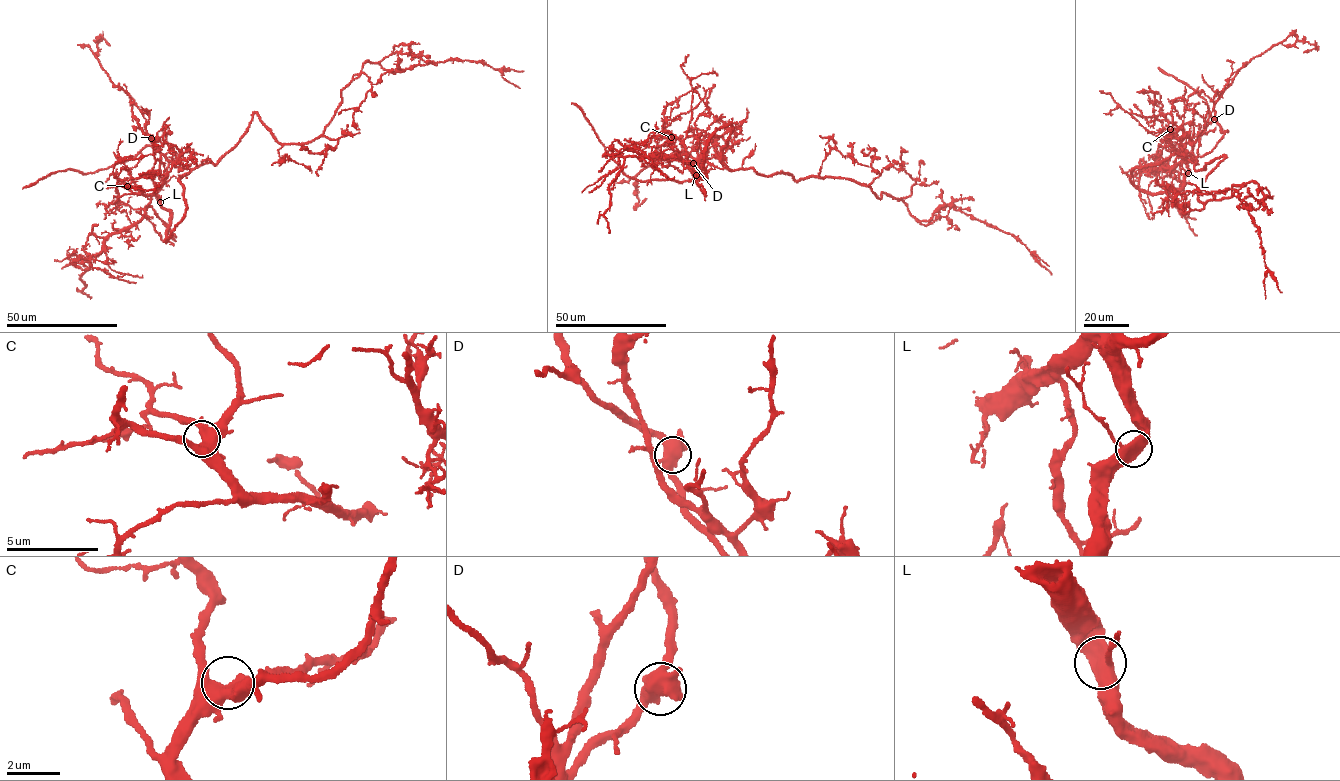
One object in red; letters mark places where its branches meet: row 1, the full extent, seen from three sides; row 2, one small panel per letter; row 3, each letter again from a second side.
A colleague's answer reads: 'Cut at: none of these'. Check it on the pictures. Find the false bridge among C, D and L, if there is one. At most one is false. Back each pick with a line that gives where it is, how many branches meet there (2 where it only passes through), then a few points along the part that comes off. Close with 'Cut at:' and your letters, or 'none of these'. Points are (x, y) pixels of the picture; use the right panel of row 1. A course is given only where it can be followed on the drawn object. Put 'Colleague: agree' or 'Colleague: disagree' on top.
Colleague: agree
Cut at: none of these

